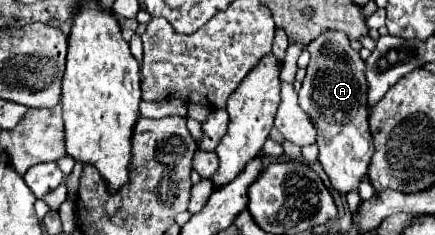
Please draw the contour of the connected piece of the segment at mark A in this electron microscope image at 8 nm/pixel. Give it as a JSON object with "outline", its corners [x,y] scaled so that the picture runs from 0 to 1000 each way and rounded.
{"outline":[[[772,123],[745,132],[708,183],[703,209],[713,226],[713,268],[690,379],[690,455],[713,489],[731,549],[731,677],[759,753],[763,796],[782,821],[800,821],[823,804],[823,779],[846,736],[851,668],[860,660],[841,464],[841,277],[828,251],[828,226],[805,200],[800,149],[777,140]]]}

